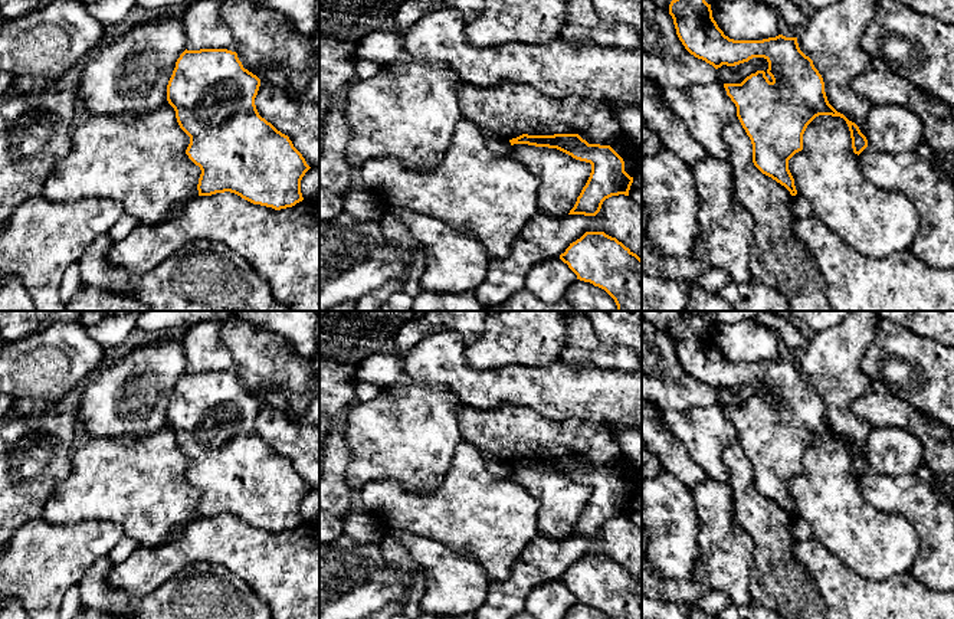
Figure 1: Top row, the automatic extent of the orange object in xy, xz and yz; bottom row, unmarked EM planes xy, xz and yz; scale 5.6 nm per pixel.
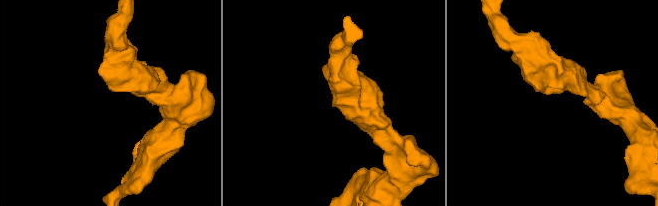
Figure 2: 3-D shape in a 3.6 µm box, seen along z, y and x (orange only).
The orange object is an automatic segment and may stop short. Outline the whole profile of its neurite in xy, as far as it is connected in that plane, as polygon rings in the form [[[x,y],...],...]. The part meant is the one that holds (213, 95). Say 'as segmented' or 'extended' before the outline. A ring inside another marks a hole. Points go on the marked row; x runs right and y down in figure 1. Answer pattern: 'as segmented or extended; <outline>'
as segmented; [[[227,49],[184,50],[167,85],[167,101],[190,137],[188,158],[200,167],[199,196],[230,191],[275,210],[302,202],[301,180],[311,168],[288,135],[262,118],[255,98],[260,79]]]

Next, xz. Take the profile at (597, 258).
as segmented; [[[586,232],[570,243],[560,259],[577,275],[577,279],[604,289],[616,302],[617,311],[642,311],[642,259],[616,238],[604,232]]]

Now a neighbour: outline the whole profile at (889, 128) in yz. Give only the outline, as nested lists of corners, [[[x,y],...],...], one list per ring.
[[[873,105],[866,117],[868,145],[881,153],[922,153],[924,125],[901,105]]]

